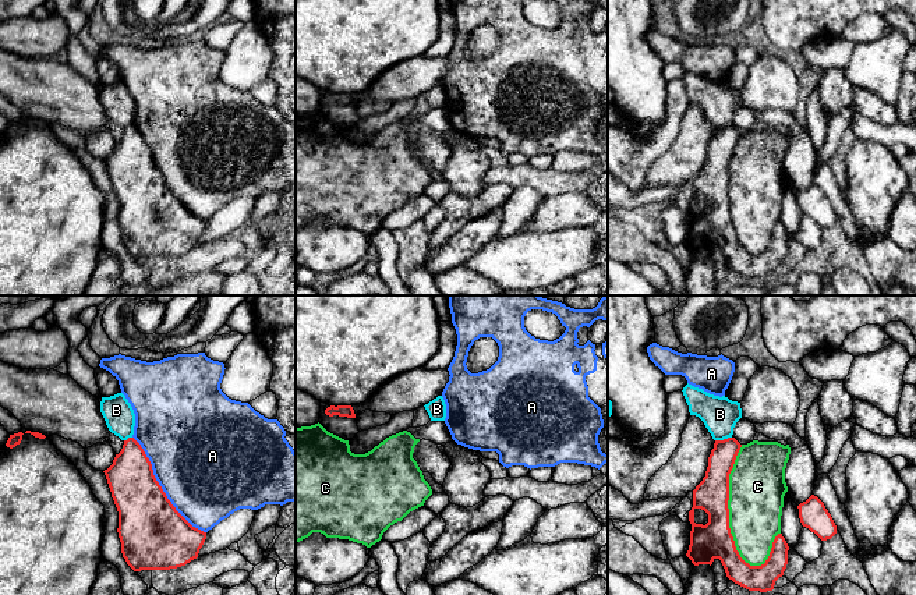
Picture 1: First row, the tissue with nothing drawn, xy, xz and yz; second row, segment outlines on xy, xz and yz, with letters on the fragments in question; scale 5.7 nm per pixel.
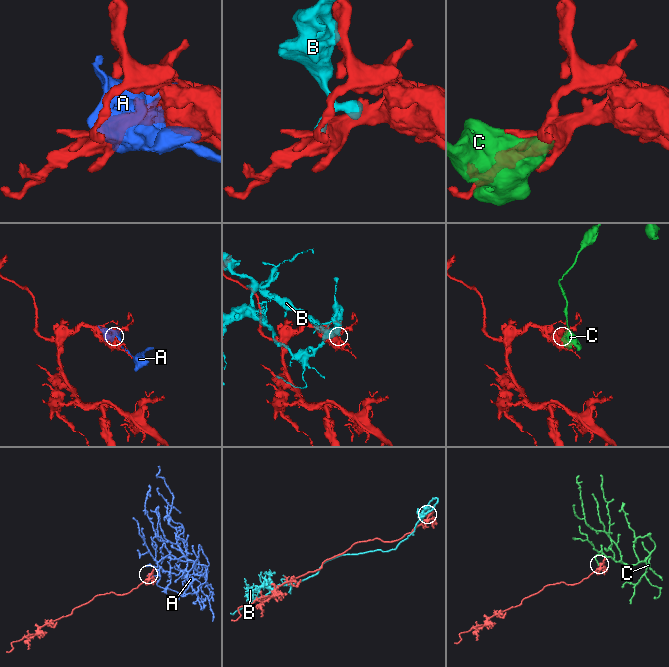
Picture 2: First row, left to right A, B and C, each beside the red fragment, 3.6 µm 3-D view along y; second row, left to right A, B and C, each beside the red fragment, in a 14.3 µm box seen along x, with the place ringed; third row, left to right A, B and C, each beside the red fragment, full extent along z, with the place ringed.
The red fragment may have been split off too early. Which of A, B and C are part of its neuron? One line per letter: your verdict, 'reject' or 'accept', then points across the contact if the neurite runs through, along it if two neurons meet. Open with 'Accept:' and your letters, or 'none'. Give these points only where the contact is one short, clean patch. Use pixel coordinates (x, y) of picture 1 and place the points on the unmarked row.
Accept: none
A: reject
B: reject | along yz (731, 124), (715, 128)
C: reject

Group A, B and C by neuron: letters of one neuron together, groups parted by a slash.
A / B / C

